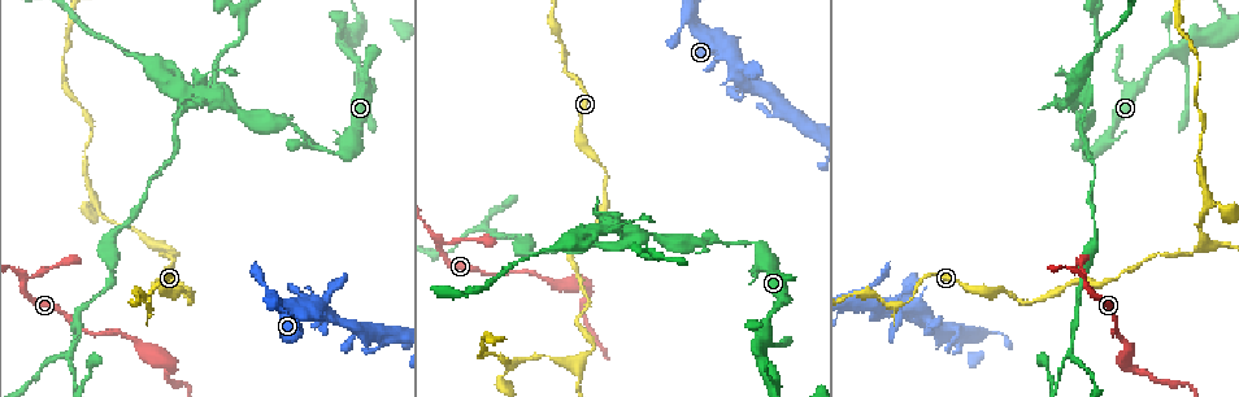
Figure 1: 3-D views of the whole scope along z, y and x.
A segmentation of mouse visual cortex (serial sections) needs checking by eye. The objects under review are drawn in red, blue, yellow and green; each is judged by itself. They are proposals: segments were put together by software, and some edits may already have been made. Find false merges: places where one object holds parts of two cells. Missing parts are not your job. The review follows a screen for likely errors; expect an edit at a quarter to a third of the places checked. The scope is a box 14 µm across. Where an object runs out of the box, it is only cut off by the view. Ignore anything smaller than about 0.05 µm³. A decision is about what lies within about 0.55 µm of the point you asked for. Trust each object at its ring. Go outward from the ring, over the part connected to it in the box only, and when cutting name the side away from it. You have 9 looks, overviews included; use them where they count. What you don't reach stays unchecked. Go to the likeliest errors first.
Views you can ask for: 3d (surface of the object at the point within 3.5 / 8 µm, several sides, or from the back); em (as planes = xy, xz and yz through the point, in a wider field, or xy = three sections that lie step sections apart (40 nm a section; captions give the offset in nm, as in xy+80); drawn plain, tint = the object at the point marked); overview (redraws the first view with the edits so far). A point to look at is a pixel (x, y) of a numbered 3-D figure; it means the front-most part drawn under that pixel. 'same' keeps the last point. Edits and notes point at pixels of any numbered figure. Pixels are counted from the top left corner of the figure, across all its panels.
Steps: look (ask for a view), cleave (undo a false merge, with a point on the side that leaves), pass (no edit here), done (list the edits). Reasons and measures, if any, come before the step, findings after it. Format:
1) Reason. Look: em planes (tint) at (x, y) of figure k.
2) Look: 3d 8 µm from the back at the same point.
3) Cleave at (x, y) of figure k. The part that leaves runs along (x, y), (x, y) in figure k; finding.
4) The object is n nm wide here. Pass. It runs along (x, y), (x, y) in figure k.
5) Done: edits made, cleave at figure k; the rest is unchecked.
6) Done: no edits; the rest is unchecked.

Thick turns thin. Look: 3d 3.5 µm at (730, 242) of figure 1.

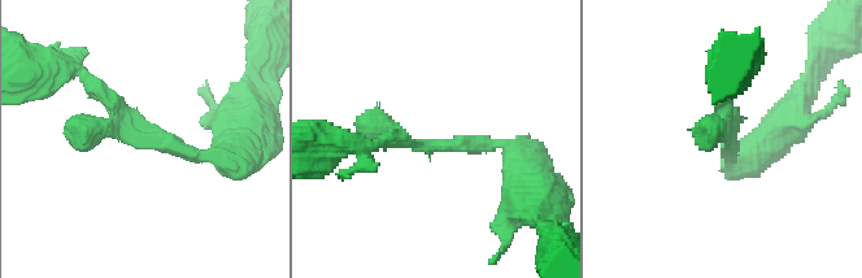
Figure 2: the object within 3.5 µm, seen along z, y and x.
Shape alone is not enough. Look: em xy step 3 (tint) at (732, 133) of figure 2.

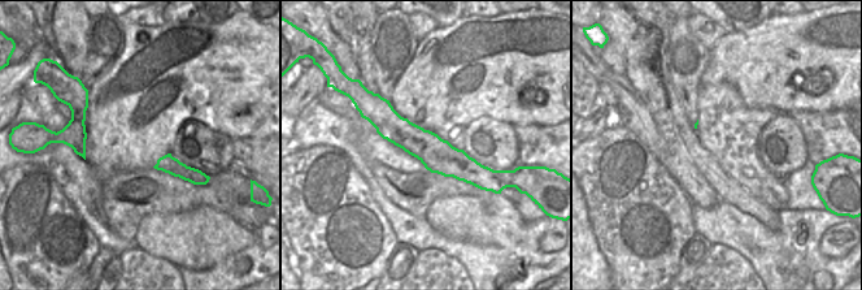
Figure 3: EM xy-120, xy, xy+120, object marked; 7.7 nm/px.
Look: em xy step 5 (tint) at the same point.

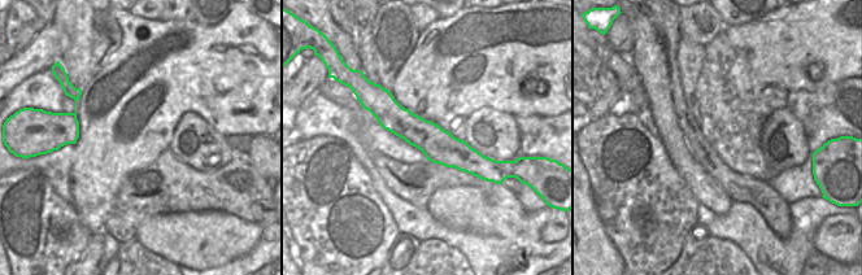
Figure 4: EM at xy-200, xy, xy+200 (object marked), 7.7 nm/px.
Pass. It runs along (218, 156), (143, 135), (75, 68) in figure 2; continuous, no second cell.

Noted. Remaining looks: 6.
Look: 3d 3.5 µm from the back at (1088, 284) of figure 1.

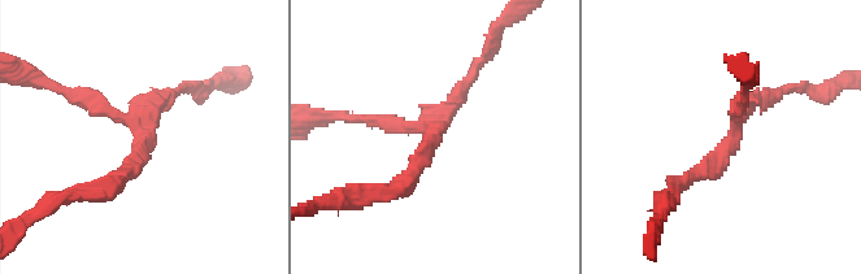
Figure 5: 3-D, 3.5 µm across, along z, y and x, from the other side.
3 arms meet here; the arms are 150, 200, 200 nm wide. Look: em xy step 5 (plain) at (733, 132) of figure 5.

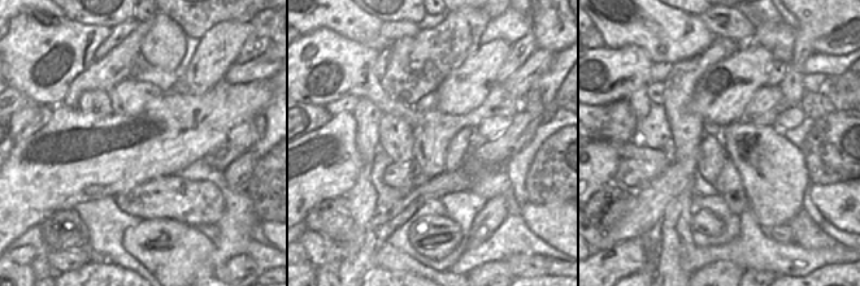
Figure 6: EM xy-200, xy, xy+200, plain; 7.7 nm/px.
Look: em xy step 5 (tint) at the same point.

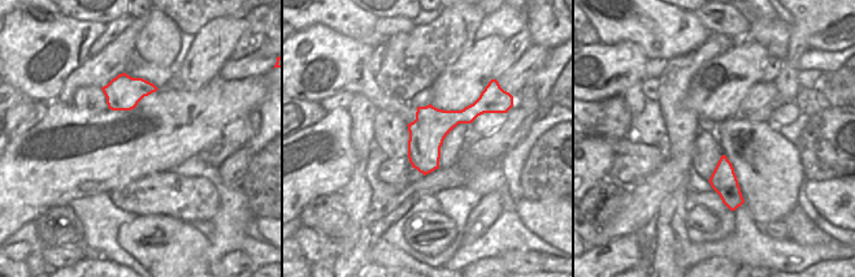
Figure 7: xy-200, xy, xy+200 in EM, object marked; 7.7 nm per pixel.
Pass. Continuous, no second cell.

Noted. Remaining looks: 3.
Abrupt turn. Look: em xy step 1 (tint) at (153, 284) of figure 1.

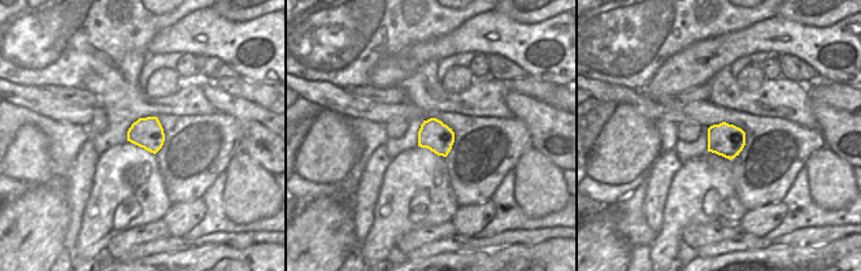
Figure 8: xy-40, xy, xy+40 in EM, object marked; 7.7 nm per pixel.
Look: 3d 3.5 µm from the back at the same point.

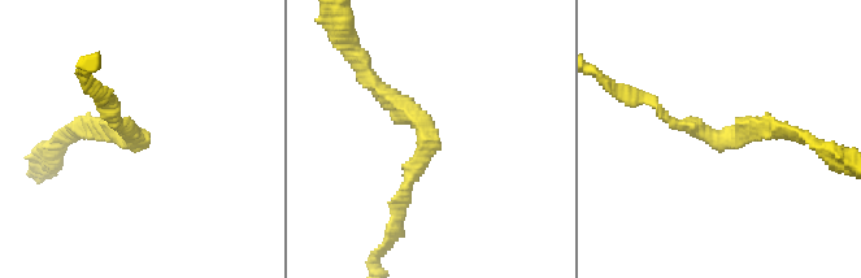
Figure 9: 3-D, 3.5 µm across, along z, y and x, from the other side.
Pass. It runs along (365, 69), (425, 129), (405, 203) in figure 9; continuous, no second cell.

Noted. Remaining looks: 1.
Done: no edits; the rest is unchecked.

